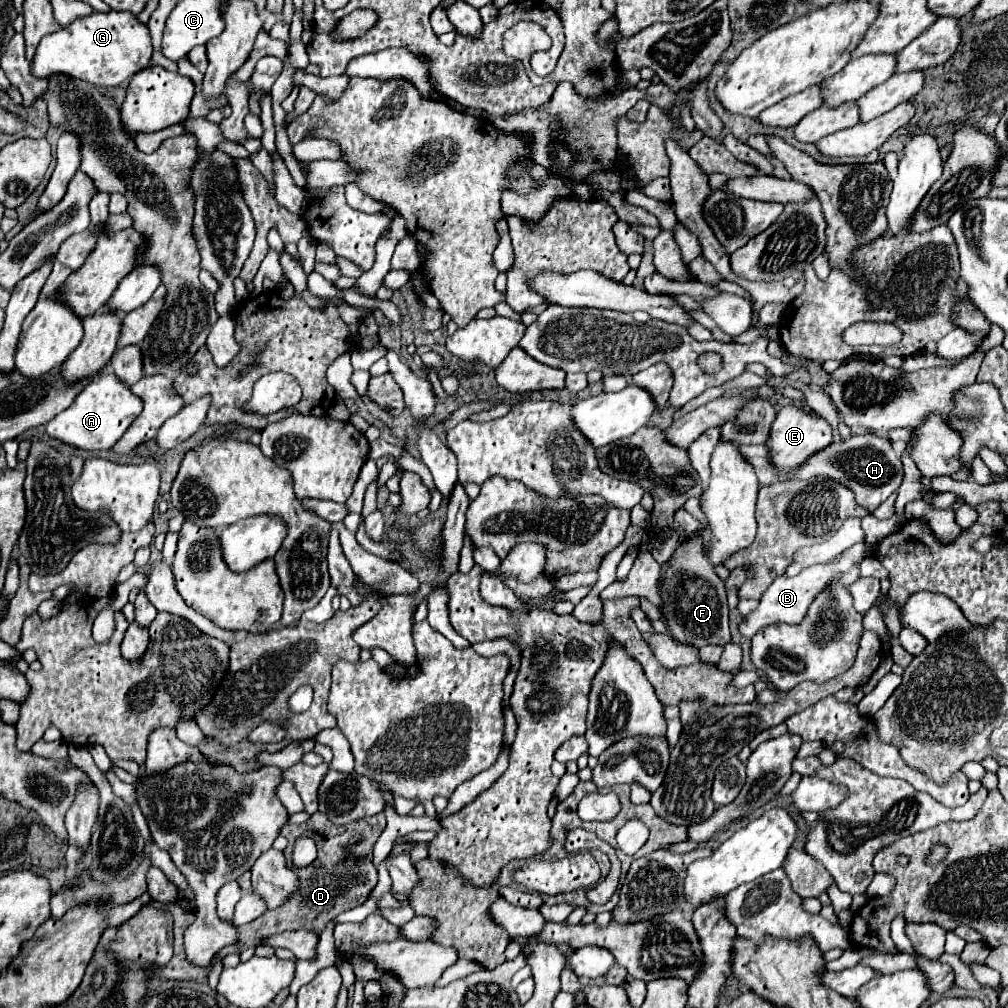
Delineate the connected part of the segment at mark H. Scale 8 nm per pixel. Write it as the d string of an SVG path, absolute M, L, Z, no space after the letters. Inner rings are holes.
M873 431L865 433L853 433L849 439L831 443L825 449L813 453L805 465L799 469L791 471L791 481L797 479L809 479L809 477L833 477L847 489L855 493L855 501L869 509L875 511L891 493L895 493L903 481L903 463L899 455L893 451L891 441L887 437L879 437Z

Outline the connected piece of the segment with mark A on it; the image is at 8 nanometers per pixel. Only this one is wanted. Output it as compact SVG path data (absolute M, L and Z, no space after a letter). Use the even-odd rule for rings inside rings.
M109 371L99 379L93 379L65 411L51 419L47 423L47 433L79 449L109 449L121 439L141 409L143 401L129 389L129 385L125 385L113 371Z

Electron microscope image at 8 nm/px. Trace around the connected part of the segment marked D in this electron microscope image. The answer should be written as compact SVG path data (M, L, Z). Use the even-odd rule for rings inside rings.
M317 811L309 817L307 823L285 825L281 829L281 835L289 841L289 845L283 851L285 859L287 861L291 859L291 845L297 837L303 837L303 835L311 837L317 843L317 849L319 849L317 859L303 869L295 869L295 873L299 877L299 889L293 895L289 895L289 899L283 905L279 905L273 911L265 911L253 923L245 923L245 925L235 927L237 929L237 943L223 947L215 955L215 959L221 961L225 955L243 953L247 947L261 945L267 937L281 933L281 931L309 929L309 931L321 935L321 931L327 927L327 923L333 921L339 913L361 905L377 885L377 869L371 861L373 861L373 845L375 845L377 837L381 835L383 829L385 829L383 813L377 813L373 817L349 823L345 827L335 827L323 813ZM357 835L361 837L361 841L351 845L349 841Z

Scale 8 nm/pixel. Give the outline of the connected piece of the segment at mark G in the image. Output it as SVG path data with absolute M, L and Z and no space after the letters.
M109 11L109 13L91 13L83 19L77 19L69 27L63 27L57 33L45 35L35 51L31 69L37 77L47 79L53 73L65 73L81 81L93 83L97 87L117 87L123 81L131 79L145 67L149 67L153 55L151 33L129 11Z

